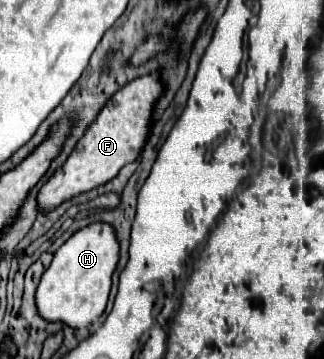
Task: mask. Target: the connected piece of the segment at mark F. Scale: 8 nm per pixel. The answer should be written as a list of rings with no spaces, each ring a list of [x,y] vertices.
[[[146,75],[140,77],[126,87],[122,87],[106,105],[102,107],[102,113],[94,119],[94,125],[86,129],[74,151],[68,155],[62,167],[54,171],[54,175],[44,183],[44,187],[38,193],[38,211],[50,213],[64,201],[70,201],[72,197],[80,193],[88,193],[110,179],[118,175],[118,171],[126,165],[136,161],[140,149],[144,147],[146,133],[148,133],[148,121],[152,113],[154,101],[162,95],[162,85],[158,81],[158,75]]]

